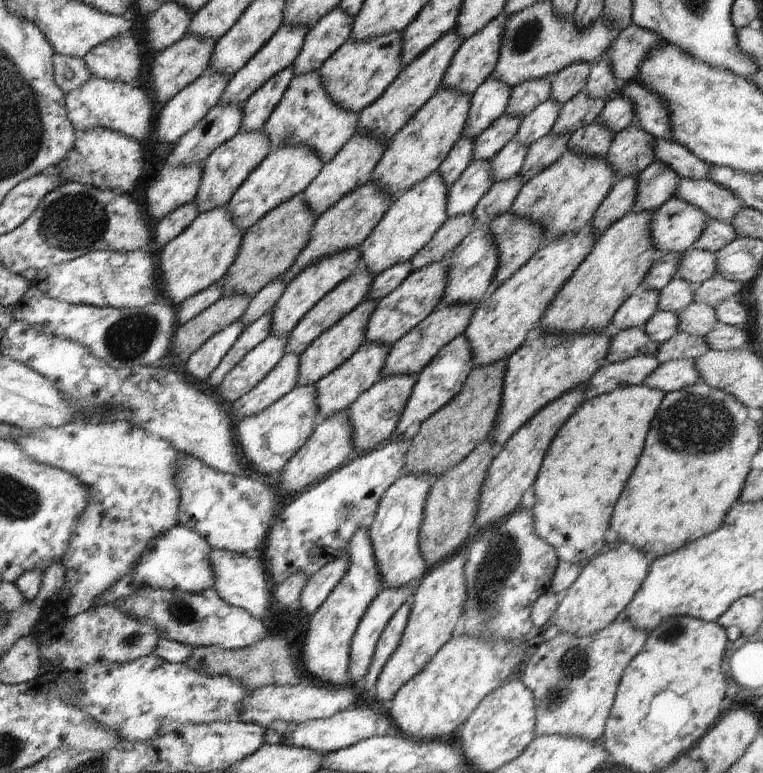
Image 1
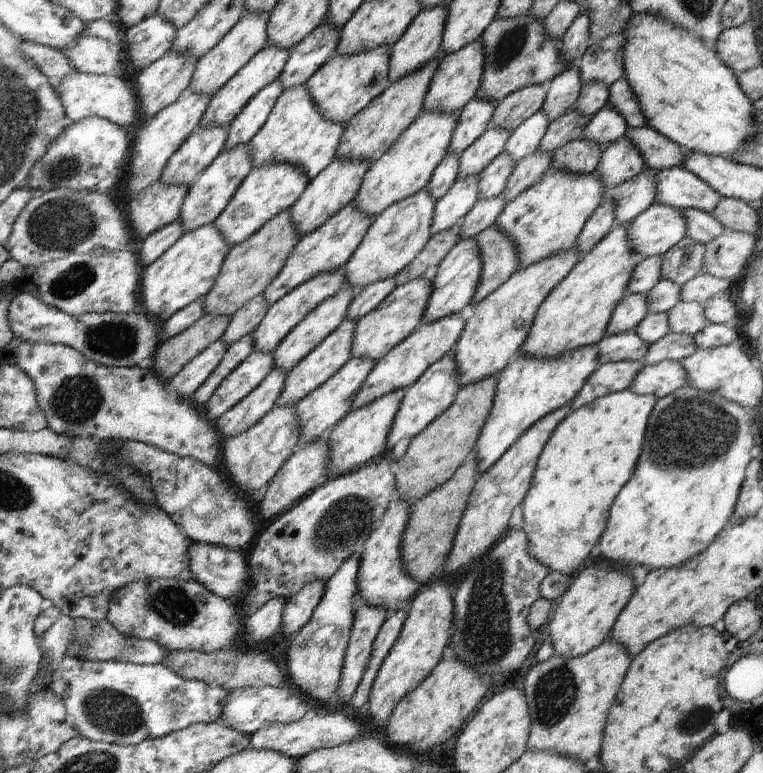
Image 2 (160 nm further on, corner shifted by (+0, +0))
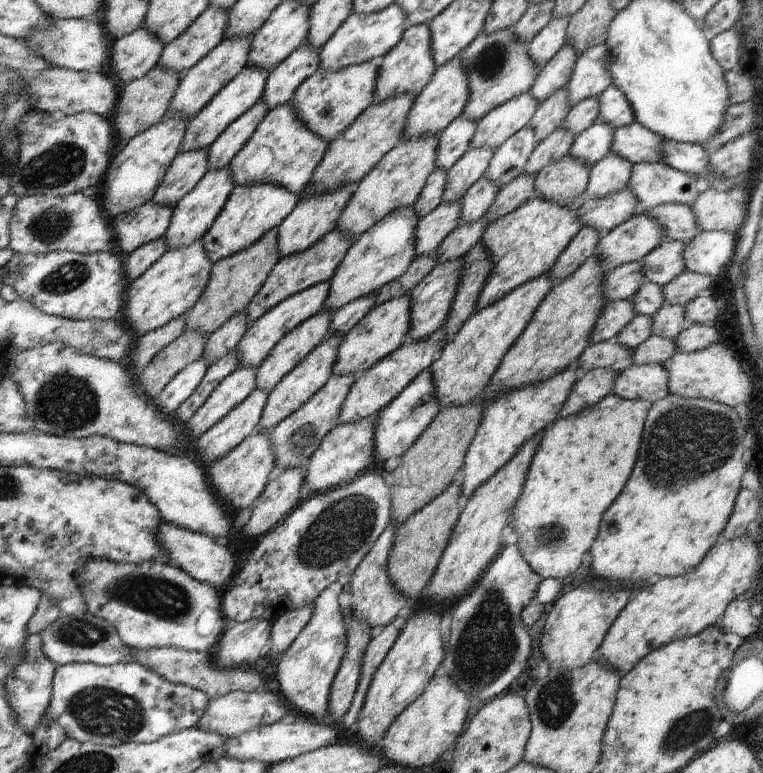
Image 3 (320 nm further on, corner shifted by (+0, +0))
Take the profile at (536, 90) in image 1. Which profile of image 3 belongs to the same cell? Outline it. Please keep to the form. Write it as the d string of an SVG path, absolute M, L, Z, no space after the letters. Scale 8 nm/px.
M528 93L507 100L477 122L469 149L494 150L520 129L528 127L539 104Z

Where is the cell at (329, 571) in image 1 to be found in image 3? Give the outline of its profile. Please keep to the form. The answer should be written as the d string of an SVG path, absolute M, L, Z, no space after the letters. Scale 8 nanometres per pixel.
M313 602L301 609L285 612L272 622L270 644L265 654L279 660L283 652L298 638L302 629L312 618Z

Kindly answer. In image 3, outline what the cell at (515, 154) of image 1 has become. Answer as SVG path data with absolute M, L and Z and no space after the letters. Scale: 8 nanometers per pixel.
M485 174L470 186L461 198L459 225L470 224L484 217L490 205L493 204L499 188L489 178L486 178Z

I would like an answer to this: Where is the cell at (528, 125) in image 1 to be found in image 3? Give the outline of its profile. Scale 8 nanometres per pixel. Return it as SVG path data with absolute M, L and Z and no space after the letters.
M530 127L520 129L493 150L485 177L499 187L512 182L524 172L529 156L537 144Z

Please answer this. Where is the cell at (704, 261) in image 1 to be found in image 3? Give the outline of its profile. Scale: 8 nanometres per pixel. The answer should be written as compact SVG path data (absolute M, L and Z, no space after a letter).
M664 241L645 254L638 262L642 267L644 282L650 281L663 287L685 270L682 241Z

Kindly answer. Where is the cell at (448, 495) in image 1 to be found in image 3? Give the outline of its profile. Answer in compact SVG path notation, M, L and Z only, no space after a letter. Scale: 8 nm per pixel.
M454 482L440 496L432 499L432 502L397 526L394 544L387 560L387 573L395 589L406 598L421 596L422 590L438 566L452 529L467 502L468 499L463 496L461 486Z

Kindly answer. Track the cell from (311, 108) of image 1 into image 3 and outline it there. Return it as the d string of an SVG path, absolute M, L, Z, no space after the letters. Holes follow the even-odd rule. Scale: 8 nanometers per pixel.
M291 103L274 107L266 113L262 122L257 126L254 134L240 149L240 152L229 162L229 172L232 182L238 186L252 187L256 184L272 183L289 190L292 194L299 195L309 185L316 166L322 160L330 143L314 134L300 119L291 107ZM258 148L270 150L270 162L256 162ZM254 162L254 164L248 164Z

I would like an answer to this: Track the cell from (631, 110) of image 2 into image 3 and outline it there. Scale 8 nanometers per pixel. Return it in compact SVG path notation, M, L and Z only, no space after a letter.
M610 85L602 94L599 94L598 101L599 116L596 121L608 123L614 129L634 123L633 110L624 94L614 85Z

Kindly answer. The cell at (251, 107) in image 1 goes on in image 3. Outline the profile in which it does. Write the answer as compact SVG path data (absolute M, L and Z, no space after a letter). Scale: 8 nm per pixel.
M260 99L248 112L231 122L230 126L225 127L220 136L209 146L207 152L209 170L228 166L254 134L267 112L266 103Z

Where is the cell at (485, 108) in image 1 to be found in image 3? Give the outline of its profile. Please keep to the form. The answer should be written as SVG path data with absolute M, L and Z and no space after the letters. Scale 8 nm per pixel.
M458 116L439 134L436 153L439 169L447 171L464 156L476 127L476 121Z

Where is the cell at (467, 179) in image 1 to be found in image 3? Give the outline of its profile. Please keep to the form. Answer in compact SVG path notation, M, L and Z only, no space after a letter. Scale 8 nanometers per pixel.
M461 200L437 206L430 214L420 217L415 228L415 256L434 254L440 243L459 225Z

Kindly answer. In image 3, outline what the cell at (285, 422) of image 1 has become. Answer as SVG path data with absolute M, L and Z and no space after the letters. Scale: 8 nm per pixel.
M264 431L262 434L255 432L228 454L212 461L209 466L210 482L220 498L227 500L226 504L241 510L252 506L265 489L268 476L275 466L275 454L271 447L268 431Z

